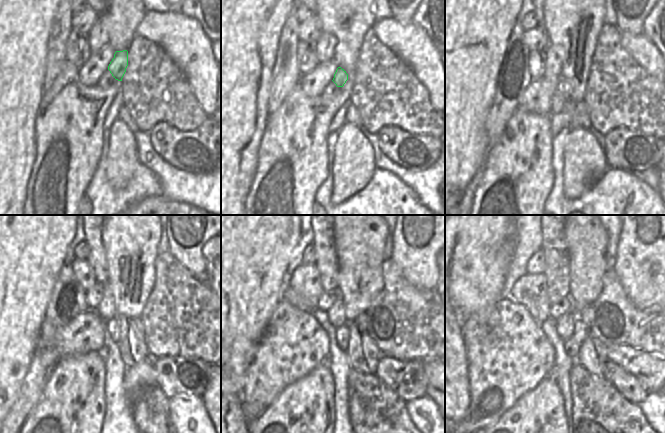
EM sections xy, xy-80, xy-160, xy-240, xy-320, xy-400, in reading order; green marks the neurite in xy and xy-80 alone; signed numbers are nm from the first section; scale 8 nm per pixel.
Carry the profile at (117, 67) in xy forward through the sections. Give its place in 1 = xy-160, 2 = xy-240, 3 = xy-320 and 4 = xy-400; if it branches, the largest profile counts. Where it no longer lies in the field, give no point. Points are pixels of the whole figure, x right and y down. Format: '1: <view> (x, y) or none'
1: xy-160 (566, 87)
2: xy-240 (129, 346)
3: xy-320 (363, 354)
4: xy-400 (592, 355)

